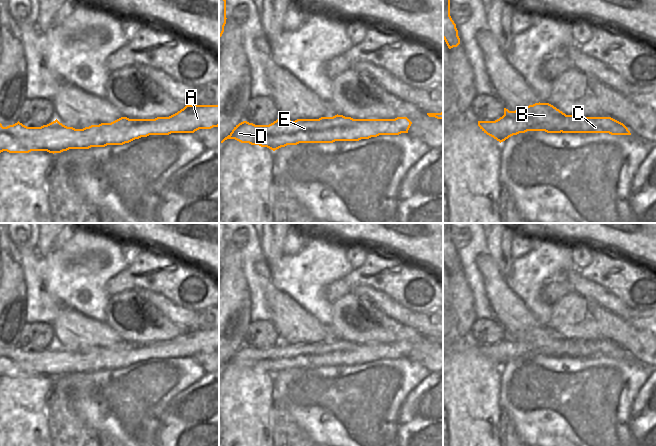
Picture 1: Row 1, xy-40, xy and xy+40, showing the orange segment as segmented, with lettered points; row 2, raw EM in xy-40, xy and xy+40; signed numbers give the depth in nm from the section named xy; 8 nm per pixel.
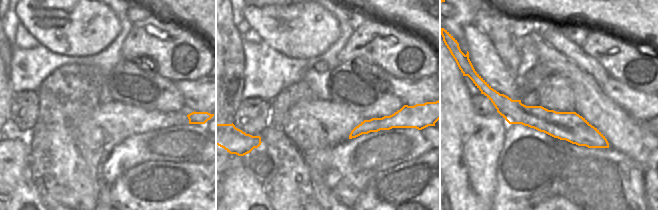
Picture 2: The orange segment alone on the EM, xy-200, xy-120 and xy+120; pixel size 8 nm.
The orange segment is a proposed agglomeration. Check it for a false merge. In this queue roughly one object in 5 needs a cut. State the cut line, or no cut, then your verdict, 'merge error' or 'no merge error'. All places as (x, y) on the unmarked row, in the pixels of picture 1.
cut xy+40 (504, 338), (510, 341), (530, 344), (535, 348), (536, 354); merge error

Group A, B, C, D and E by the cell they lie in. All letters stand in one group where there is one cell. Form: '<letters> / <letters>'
A C D E / B

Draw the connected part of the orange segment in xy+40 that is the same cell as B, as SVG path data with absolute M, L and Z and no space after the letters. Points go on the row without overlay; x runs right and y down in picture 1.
M535 327L515 335L504 332L504 339L507 341L517 341L536 348L536 355L547 357L561 357L555 355L555 351L560 350L560 346L566 340L565 337L549 327Z

